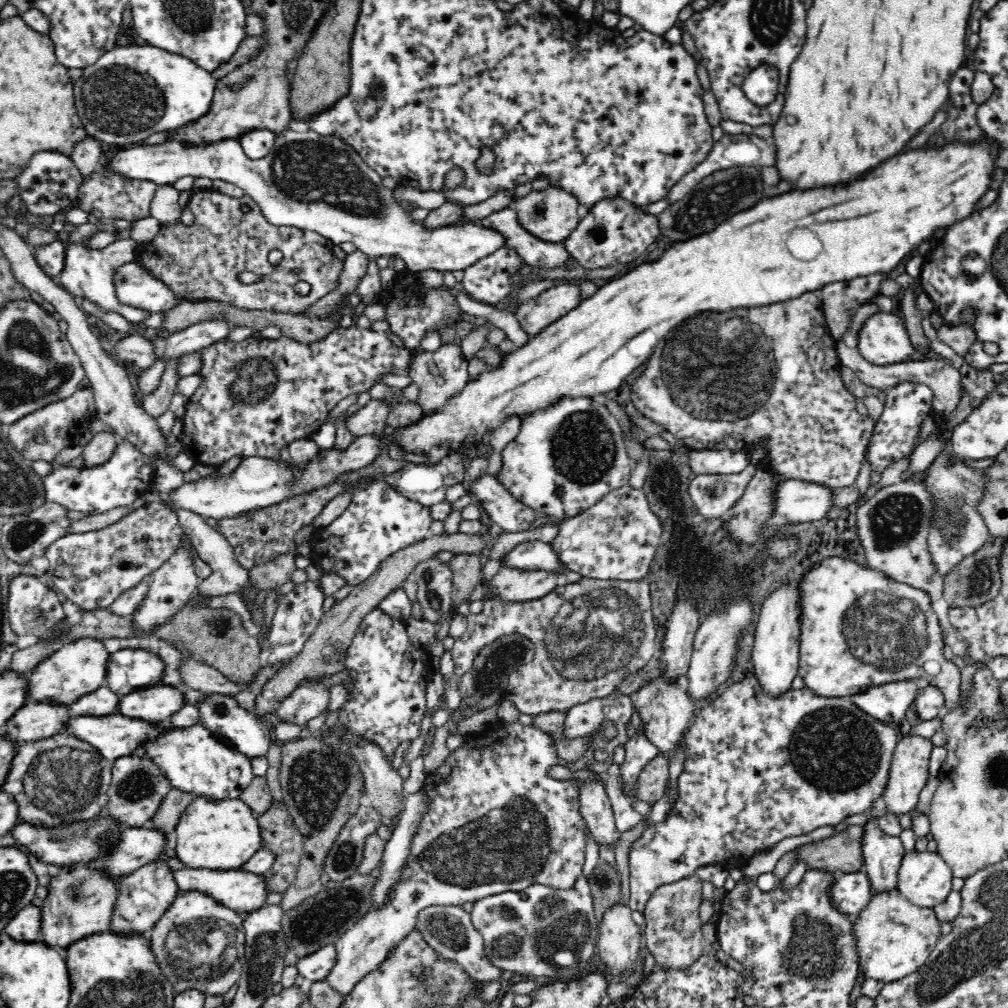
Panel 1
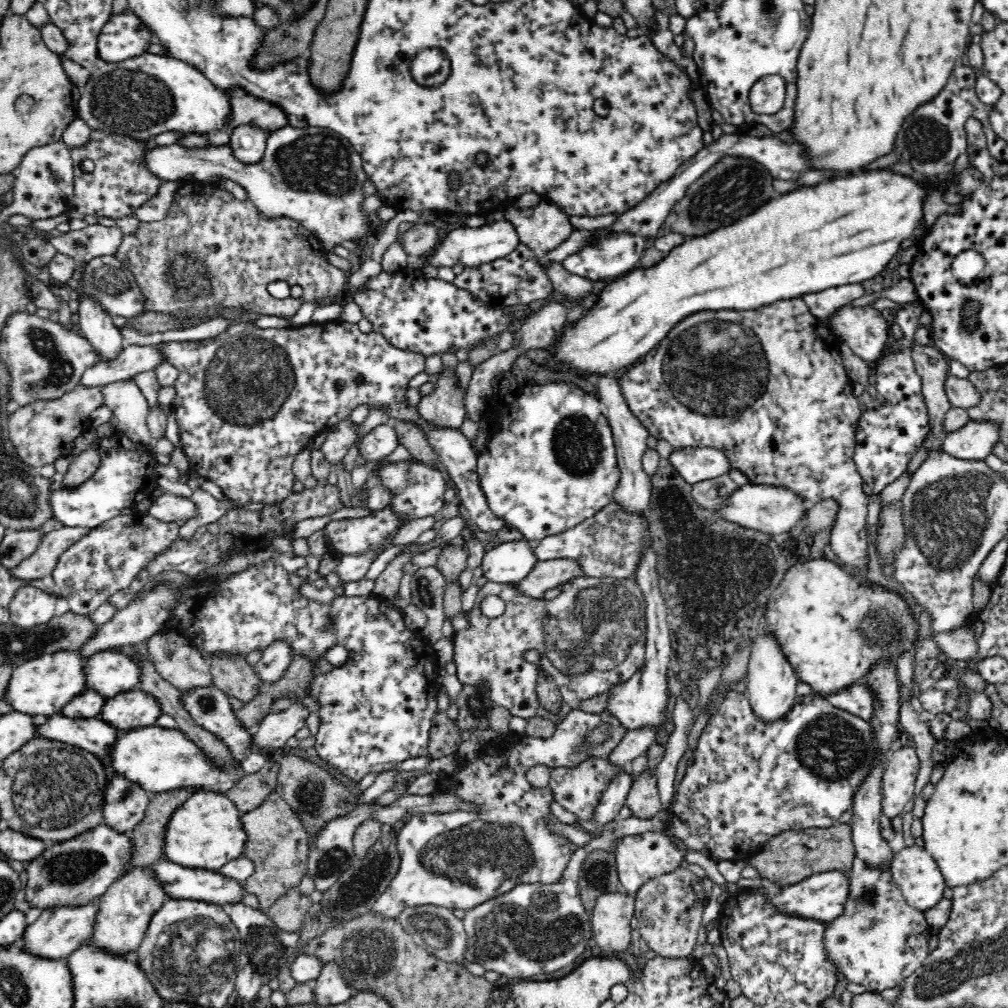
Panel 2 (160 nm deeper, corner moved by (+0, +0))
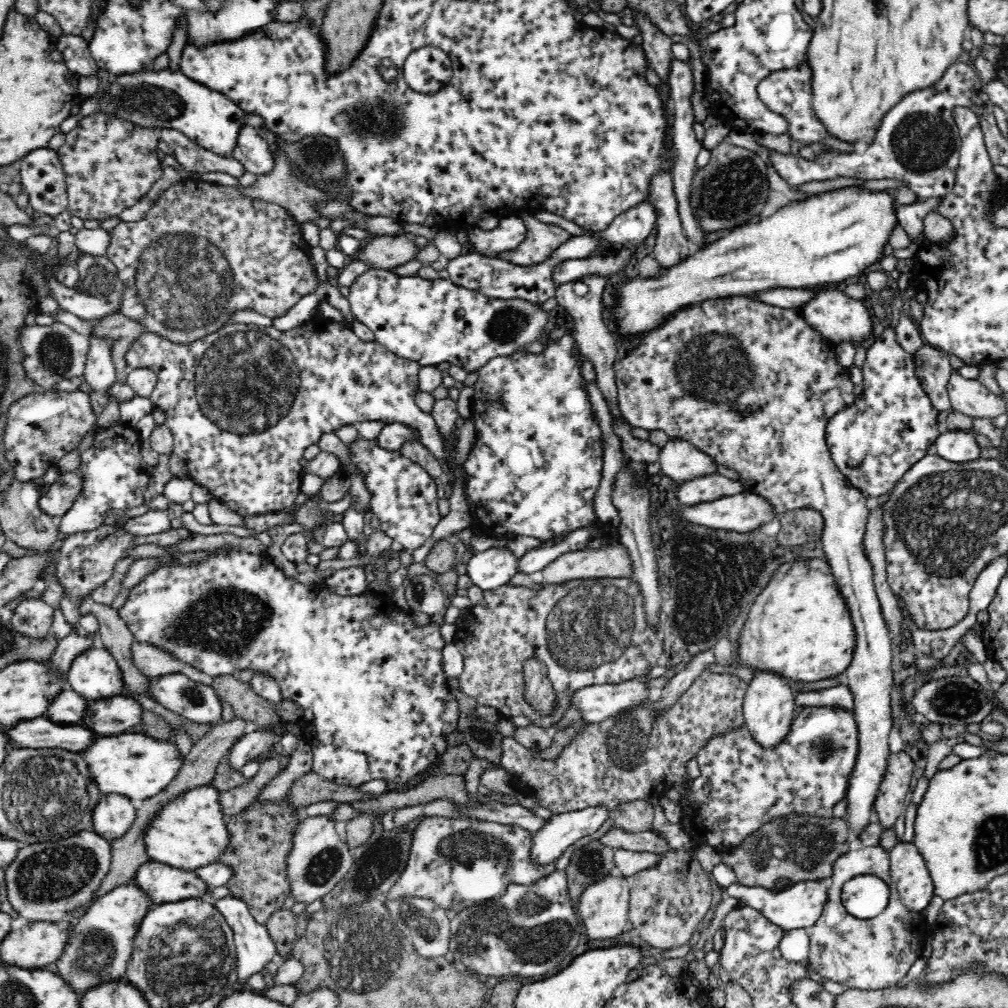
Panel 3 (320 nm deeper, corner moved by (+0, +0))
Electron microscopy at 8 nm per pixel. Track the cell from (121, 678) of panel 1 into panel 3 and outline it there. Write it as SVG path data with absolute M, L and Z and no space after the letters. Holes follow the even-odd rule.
M100 645L74 658L67 673L67 685L89 702L120 695L125 687L121 668Z

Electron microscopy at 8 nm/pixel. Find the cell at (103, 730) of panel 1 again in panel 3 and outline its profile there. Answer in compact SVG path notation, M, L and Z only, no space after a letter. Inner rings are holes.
M37 717L28 721L20 721L16 725L5 728L6 751L12 749L62 749L70 752L86 750L96 737L88 728L76 724L54 724L46 718Z

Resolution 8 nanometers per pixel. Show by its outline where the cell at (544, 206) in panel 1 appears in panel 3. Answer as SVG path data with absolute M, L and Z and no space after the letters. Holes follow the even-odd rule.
M525 213L522 220L528 227L526 240L512 250L498 252L496 257L518 266L529 267L548 260L562 243L572 238L560 226L538 222L533 213Z

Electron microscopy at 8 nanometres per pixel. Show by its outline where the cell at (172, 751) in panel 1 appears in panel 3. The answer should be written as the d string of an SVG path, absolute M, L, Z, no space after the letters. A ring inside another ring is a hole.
M140 733L96 736L88 748L81 752L99 793L126 796L130 798L136 810L140 808L142 801L162 793L174 781L184 761L174 743L158 741L150 735Z

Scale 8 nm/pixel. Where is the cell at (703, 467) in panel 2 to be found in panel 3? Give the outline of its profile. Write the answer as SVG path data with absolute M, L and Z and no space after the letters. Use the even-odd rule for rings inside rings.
M670 439L660 450L658 461L666 477L679 484L716 473L716 462L683 439Z

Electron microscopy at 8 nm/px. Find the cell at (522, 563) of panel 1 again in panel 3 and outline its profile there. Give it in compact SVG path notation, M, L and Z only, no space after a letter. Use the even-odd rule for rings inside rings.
M491 547L474 552L466 563L466 575L482 591L494 590L508 584L516 574L517 558L505 548Z

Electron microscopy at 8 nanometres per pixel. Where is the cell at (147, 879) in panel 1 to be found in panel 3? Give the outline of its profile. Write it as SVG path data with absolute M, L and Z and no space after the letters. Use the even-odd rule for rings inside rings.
M136 883L117 886L94 901L76 921L68 932L68 942L60 958L51 964L49 969L60 975L78 996L104 983L125 980L127 964L132 956L132 940L146 912L153 906L150 897Z

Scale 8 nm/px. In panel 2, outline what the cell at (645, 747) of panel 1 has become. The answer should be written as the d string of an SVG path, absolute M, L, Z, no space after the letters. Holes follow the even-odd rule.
M624 772L624 774L618 774L612 784L608 786L608 789L600 798L600 802L596 804L594 808L594 814L592 814L592 820L596 823L597 827L602 827L606 823L618 818L618 811L625 805L628 792L631 790L632 774L630 772Z

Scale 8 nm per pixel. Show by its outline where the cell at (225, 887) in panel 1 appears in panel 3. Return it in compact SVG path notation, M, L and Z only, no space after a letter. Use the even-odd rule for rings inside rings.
M152 860L138 866L131 882L136 883L154 905L196 898L202 896L208 887L192 870Z

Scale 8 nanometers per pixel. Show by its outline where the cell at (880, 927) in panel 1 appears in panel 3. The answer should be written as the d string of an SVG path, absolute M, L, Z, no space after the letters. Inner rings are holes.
M867 846L848 851L832 866L828 898L823 904L821 916L810 928L810 948L807 965L819 973L825 980L838 982L850 989L880 990L890 988L900 981L914 960L922 956L926 920L919 911L910 910L898 897L898 889L890 876L889 851L878 846ZM871 874L878 876L890 887L888 906L875 918L862 920L848 914L841 906L841 890L844 882L860 876Z

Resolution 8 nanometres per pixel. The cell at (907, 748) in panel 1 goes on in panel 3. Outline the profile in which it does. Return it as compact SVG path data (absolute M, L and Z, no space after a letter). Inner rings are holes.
M906 751L889 754L886 773L872 806L873 819L884 829L892 829L902 810L907 808L904 800L910 792L913 773L914 760Z

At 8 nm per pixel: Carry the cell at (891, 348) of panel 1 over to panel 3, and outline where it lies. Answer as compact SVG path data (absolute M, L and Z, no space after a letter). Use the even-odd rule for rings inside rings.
M824 286L813 290L815 296L806 304L796 307L796 313L804 317L806 324L821 333L824 338L830 339L835 344L852 340L854 344L862 344L872 338L872 321L875 317L868 314L861 300L849 298L841 289L835 286Z

